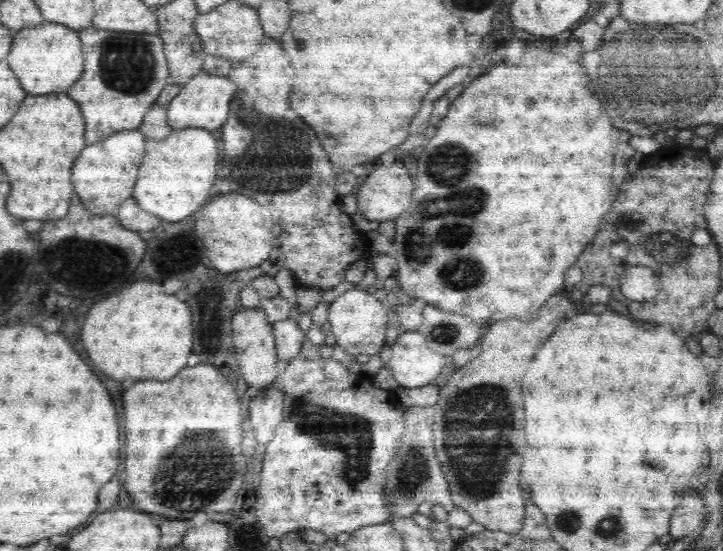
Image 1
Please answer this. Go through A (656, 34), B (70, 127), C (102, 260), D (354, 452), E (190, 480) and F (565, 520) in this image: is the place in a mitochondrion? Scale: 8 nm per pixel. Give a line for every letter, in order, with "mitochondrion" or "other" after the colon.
A: mitochondrion
B: other
C: mitochondrion
D: mitochondrion
E: mitochondrion
F: mitochondrion

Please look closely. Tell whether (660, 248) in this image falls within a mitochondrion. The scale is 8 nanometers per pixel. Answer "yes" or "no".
yes

